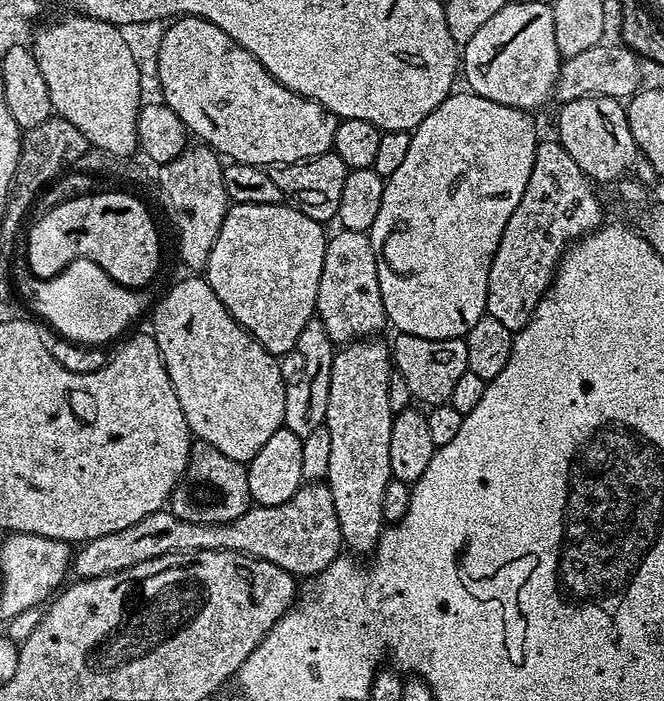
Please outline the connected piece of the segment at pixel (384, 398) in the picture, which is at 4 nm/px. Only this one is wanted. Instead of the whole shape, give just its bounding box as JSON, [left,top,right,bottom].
[324,338,394,553]

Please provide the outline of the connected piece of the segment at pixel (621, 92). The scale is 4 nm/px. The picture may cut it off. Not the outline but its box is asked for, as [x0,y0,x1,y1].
[554,42,641,104]

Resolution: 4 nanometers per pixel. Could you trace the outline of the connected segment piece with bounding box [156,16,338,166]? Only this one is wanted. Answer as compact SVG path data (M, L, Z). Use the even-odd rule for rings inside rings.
M182 16L173 19L167 25L168 29L164 32L164 37L160 40L160 49L156 52L156 76L160 79L160 92L163 103L170 106L170 110L174 110L174 114L178 114L178 118L182 118L185 129L189 133L192 132L197 136L197 141L203 142L207 147L215 150L221 157L227 158L229 161L237 164L254 164L257 166L271 166L273 164L293 164L299 160L309 160L315 156L321 156L323 152L329 151L334 142L334 134L338 117L332 112L327 112L318 102L307 100L305 96L300 96L296 92L292 92L286 86L282 86L276 79L270 75L266 69L258 62L258 58L254 58L254 54L250 54L250 50L246 50L242 46L238 46L238 42L234 42L230 38L230 34L226 34L222 30L218 30L218 26L214 26L210 22L206 22L197 16Z

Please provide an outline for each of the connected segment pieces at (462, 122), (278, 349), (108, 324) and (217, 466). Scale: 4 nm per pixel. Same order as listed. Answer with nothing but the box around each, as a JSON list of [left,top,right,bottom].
[[370,90,538,340],[206,203,328,358],[11,254,151,342],[170,439,249,524]]

